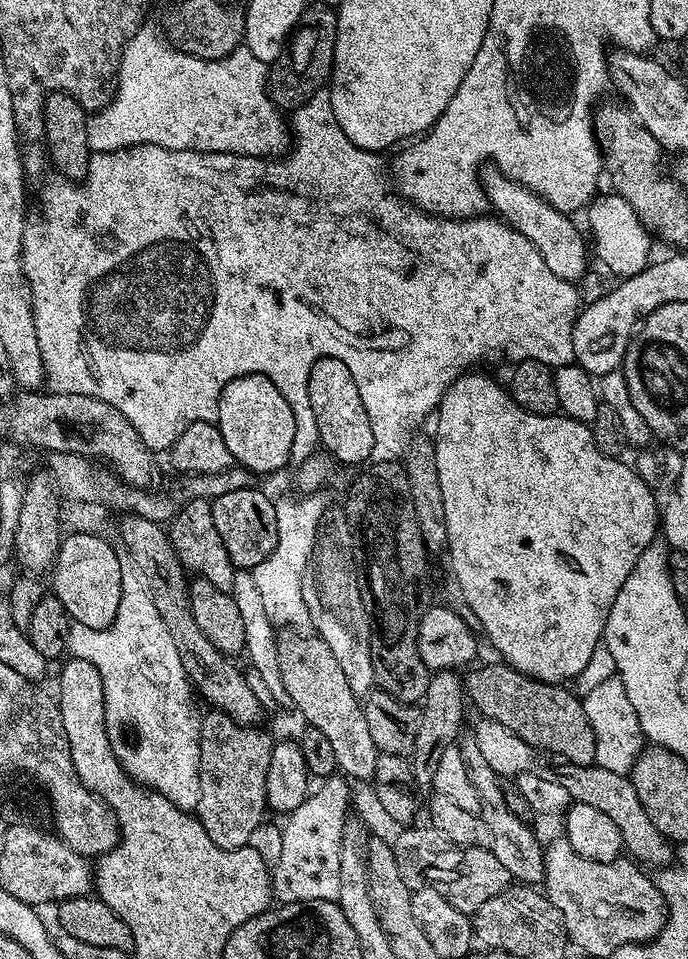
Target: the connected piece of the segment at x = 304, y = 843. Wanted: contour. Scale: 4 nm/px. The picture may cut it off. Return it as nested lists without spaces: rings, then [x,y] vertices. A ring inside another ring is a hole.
[[[342,774],[325,777],[320,788],[309,793],[301,806],[287,815],[280,838],[278,860],[271,869],[272,889],[279,903],[335,900],[341,890],[341,838],[350,806],[349,779]]]

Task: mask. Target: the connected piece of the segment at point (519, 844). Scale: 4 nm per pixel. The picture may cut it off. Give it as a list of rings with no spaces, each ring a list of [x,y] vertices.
[[[475,739],[466,740],[459,745],[459,749],[466,762],[466,770],[470,770],[470,782],[474,782],[474,790],[478,790],[480,803],[478,815],[490,829],[490,851],[494,854],[494,858],[498,858],[498,862],[502,862],[502,866],[506,866],[513,881],[524,886],[543,885],[545,845],[540,844],[539,838],[532,833],[533,825],[529,821],[520,820],[512,813],[510,806],[506,806],[501,777],[497,776],[494,770],[490,770],[490,765],[486,762],[486,758],[482,758],[482,750],[478,750]]]

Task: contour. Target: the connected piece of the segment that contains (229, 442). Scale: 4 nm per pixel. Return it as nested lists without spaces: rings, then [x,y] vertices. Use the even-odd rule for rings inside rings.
[[[259,372],[226,382],[214,422],[220,427],[222,445],[236,459],[233,461],[253,474],[276,472],[293,459],[292,447],[296,433],[294,410],[290,410],[290,402],[282,398],[278,386],[274,386],[270,378]]]

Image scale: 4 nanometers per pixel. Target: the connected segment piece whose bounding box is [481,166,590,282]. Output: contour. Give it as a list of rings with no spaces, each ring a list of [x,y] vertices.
[[[494,166],[487,167],[481,173],[481,181],[484,185],[485,195],[488,197],[489,205],[501,213],[498,213],[509,228],[520,232],[534,245],[538,254],[546,262],[548,269],[553,274],[558,274],[558,278],[580,282],[584,276],[584,271],[588,268],[588,254],[590,258],[590,248],[584,238],[583,232],[576,229],[573,217],[566,212],[559,212],[554,206],[550,206],[548,200],[543,200],[537,192],[531,192],[529,188],[524,188],[517,182],[505,175]]]

